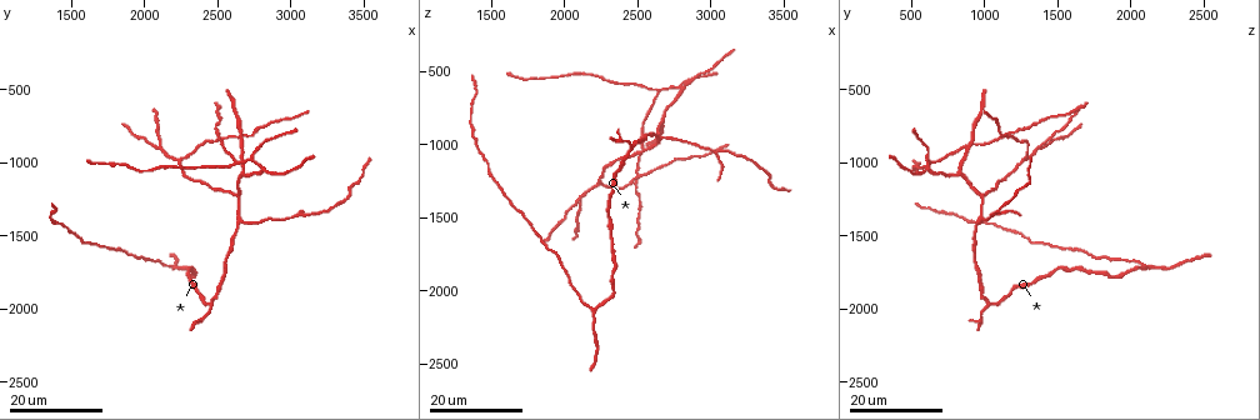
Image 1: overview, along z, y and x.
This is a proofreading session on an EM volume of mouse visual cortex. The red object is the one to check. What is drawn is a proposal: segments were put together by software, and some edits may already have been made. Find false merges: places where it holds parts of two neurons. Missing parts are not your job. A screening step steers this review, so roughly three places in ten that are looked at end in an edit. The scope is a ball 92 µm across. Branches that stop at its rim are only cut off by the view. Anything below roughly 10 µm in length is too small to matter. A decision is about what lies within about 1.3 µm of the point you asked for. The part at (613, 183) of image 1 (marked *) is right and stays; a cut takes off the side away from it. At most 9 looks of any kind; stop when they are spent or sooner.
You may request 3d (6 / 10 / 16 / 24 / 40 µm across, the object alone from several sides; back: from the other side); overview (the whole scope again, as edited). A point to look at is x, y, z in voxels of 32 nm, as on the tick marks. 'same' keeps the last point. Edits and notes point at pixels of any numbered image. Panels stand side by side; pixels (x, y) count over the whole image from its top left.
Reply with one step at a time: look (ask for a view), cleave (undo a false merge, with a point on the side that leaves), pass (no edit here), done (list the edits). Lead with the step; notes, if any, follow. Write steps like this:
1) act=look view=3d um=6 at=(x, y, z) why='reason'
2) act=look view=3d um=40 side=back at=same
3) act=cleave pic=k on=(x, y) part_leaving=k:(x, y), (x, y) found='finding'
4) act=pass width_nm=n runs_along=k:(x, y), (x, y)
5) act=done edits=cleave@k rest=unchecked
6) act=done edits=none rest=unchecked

act=look view=3d um=16 at=(2100, 900, 1360)

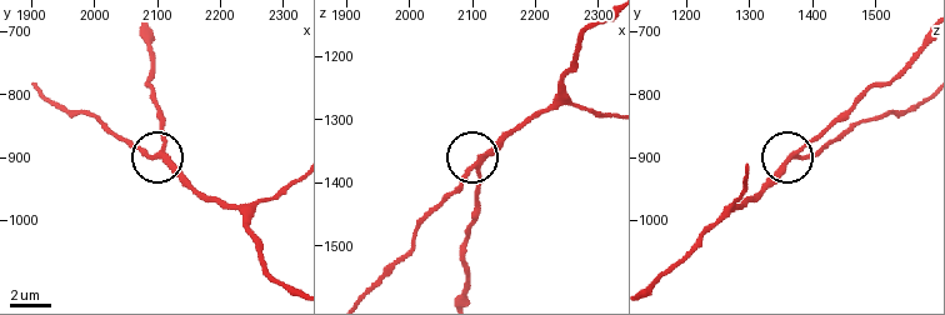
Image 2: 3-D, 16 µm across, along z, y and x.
act=look view=3d um=6 at=(2105, 895, 1380) why='zoom in'

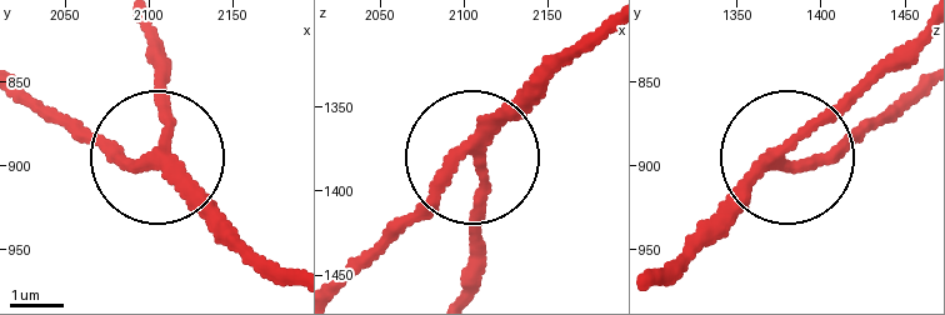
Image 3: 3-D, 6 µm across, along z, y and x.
act=pass width_nm=230 runs_along=3:(595, 33), (478, 154), (488, 208), (474, 270) found='one neuron here'

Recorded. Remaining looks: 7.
act=look view=3d um=16 at=(2640, 1240, 1000) why='three arms meet'

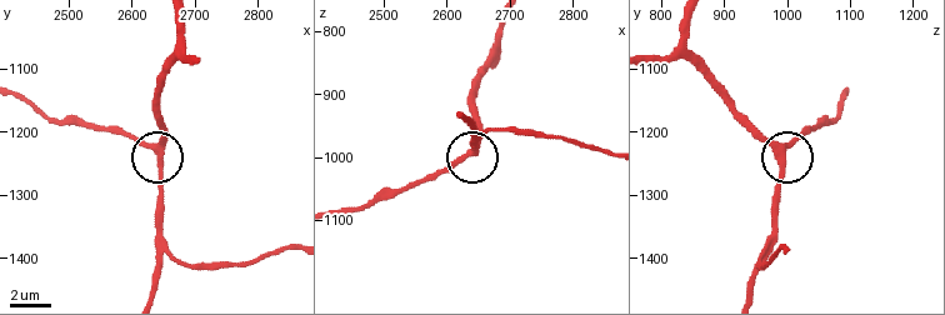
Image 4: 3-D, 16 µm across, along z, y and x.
act=look view=3d um=6 at=(2640, 1225, 990)

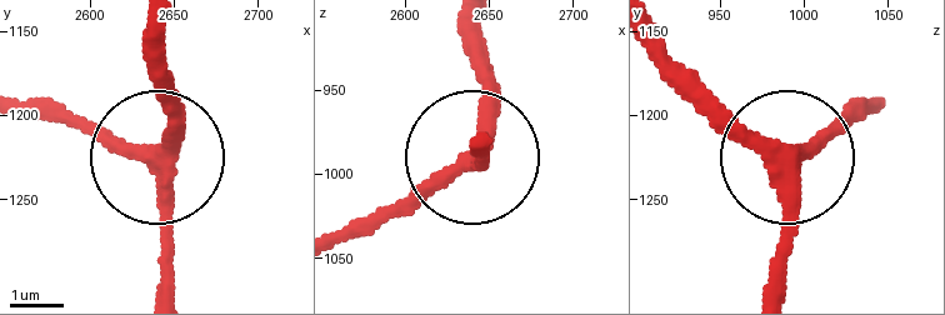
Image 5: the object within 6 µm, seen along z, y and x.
act=pass width_nm=310 runs_along=5:(160, 290), (156, 160), (106, 151), (71, 119) found='one neuron here'

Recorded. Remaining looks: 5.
act=look view=3d um=16 at=(2660, 1000, 620) why='three arms meet'

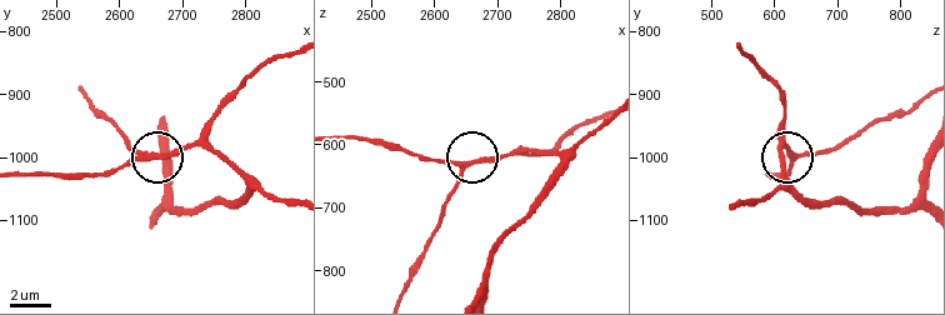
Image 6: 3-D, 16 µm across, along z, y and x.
act=look view=3d um=6 at=(2640, 1000, 635)

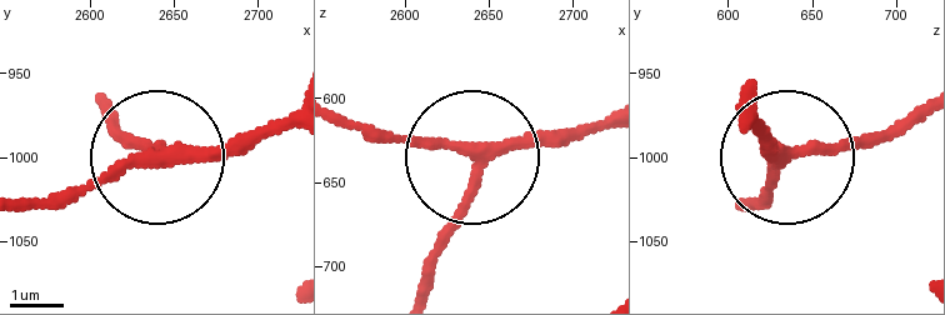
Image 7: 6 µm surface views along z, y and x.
act=pass runs_along=7:(749, 130), (781, 153), (759, 206) found='all the same neuron'

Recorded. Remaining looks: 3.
act=look view=3d um=16 at=(2660, 1400, 940) why='a fork'

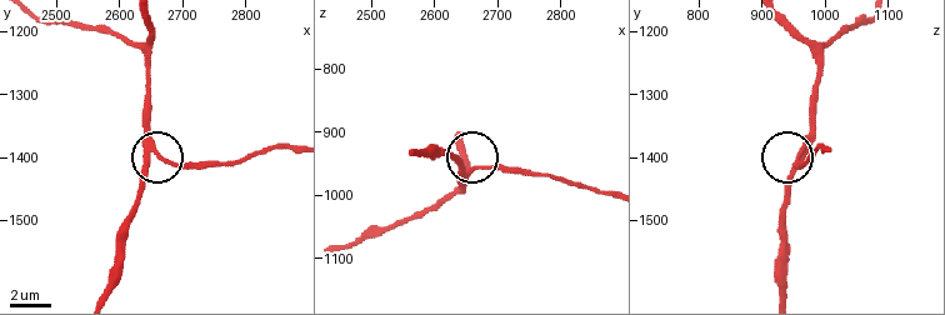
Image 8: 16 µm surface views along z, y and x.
act=look view=3d um=6 at=(2655, 1395, 965)

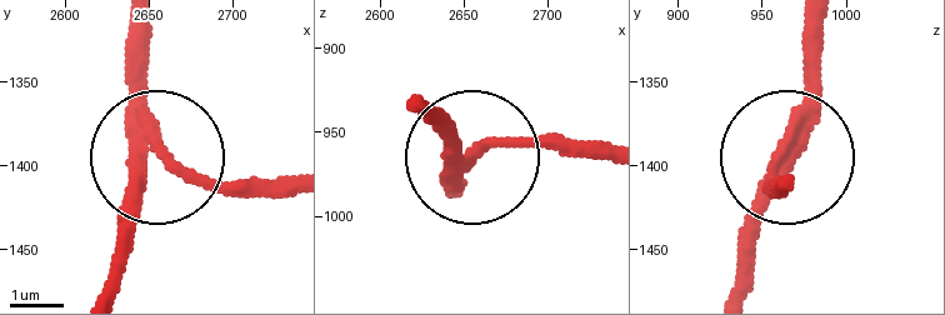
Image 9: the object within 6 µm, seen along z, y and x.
act=pass side_arm_um=41 runs_along=9:(414, 111), (478, 148), (606, 139) found='one neuron here'

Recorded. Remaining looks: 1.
act=done edits=none rest=unchecked

